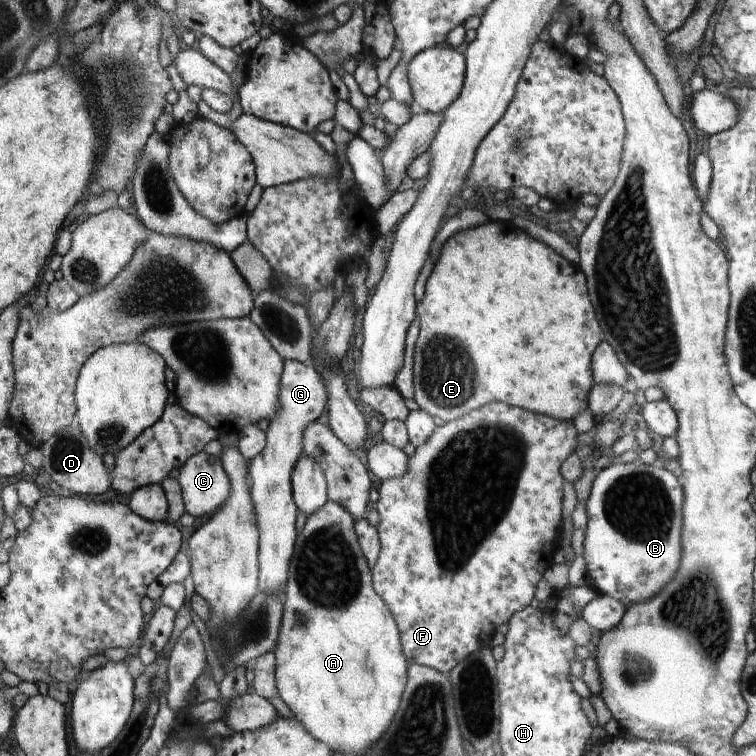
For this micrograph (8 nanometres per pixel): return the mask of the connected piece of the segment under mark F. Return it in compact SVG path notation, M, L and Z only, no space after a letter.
M494 402L494 404L486 404L482 408L472 410L456 420L450 420L443 426L436 427L436 430L426 438L426 442L422 446L416 446L415 452L407 456L408 468L404 470L400 478L382 480L378 490L379 499L375 504L379 515L379 524L376 528L379 534L380 554L378 554L376 564L372 566L371 575L376 594L384 600L384 604L394 616L396 626L400 631L403 655L408 666L416 663L434 668L444 674L449 673L458 662L462 662L472 652L480 648L490 648L489 640L498 626L508 622L512 615L524 610L532 602L536 584L542 580L546 570L552 568L554 556L562 547L561 512L565 480L562 478L560 467L562 462L580 446L578 436L578 430L573 422L560 422L546 414L534 414L522 408Z

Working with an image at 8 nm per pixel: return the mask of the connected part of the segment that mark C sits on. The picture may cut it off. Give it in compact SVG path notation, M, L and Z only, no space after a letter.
M198 452L179 470L178 484L188 514L200 518L216 512L226 502L230 480L219 456Z

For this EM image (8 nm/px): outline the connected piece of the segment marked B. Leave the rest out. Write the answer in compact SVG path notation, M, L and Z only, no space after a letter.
M620 461L603 468L594 478L586 502L588 522L583 559L590 586L599 594L622 602L626 608L656 596L668 584L668 578L674 576L682 560L683 498L679 479L660 465Z

